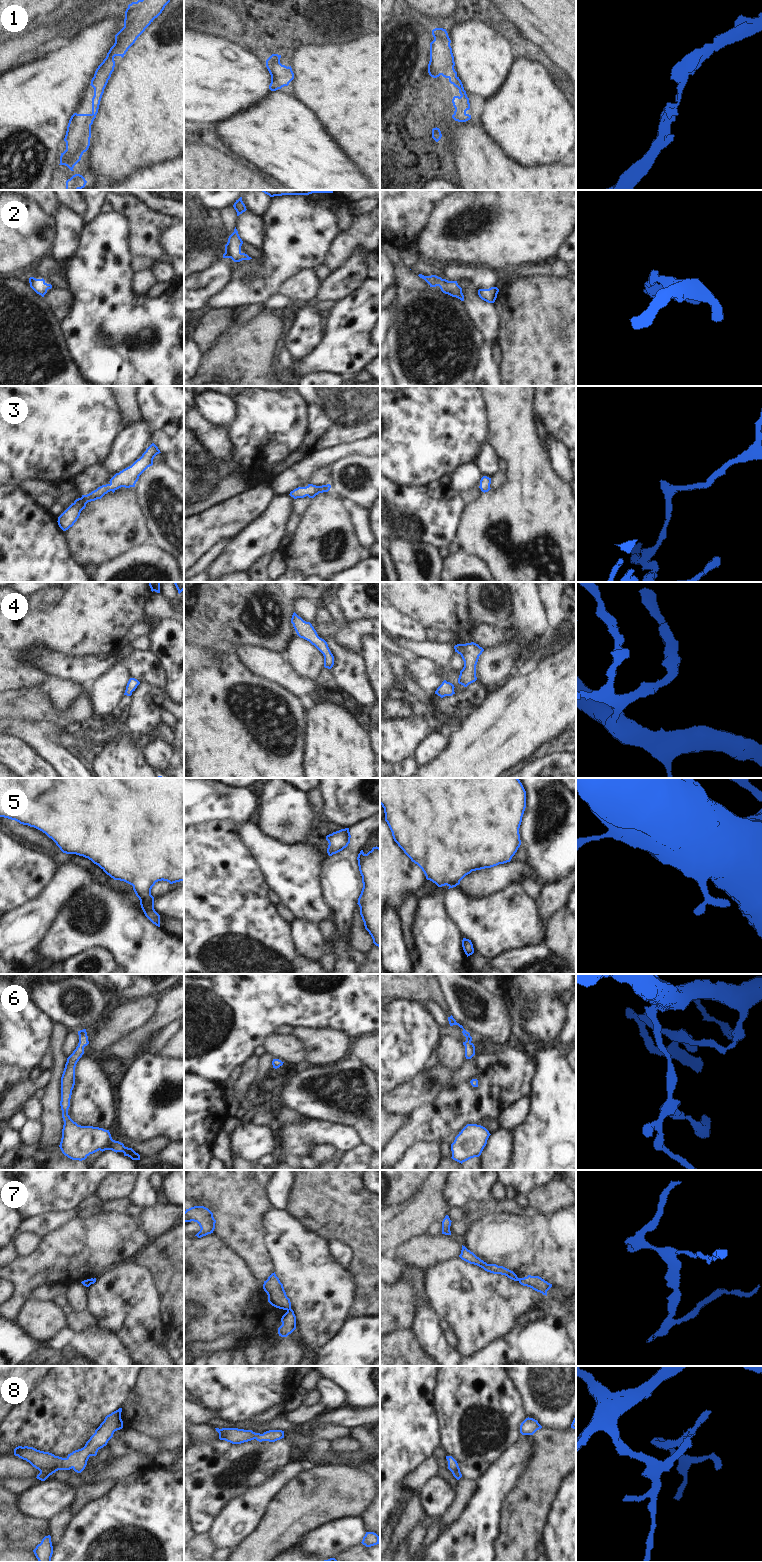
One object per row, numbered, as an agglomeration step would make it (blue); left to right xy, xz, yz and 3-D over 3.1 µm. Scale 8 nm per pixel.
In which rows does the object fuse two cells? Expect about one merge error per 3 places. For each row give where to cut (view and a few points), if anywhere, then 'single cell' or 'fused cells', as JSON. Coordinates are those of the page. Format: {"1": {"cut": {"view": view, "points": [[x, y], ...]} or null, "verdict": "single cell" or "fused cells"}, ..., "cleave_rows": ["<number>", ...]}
{"1": {"cut": null, "verdict": "single cell"}, "2": {"cut": null, "verdict": "single cell"}, "3": {"cut": null, "verdict": "single cell"}, "4": {"cut": null, "verdict": "single cell"}, "5": {"cut": null, "verdict": "single cell"}, "6": {"cut": null, "verdict": "single cell"}, "7": {"cut": {"view": "xz", "points": [[290, 1308], [287, 1310]]}, "verdict": "fused cells"}, "8": {"cut": null, "verdict": "single cell"}, "cleave_rows": ["7"]}

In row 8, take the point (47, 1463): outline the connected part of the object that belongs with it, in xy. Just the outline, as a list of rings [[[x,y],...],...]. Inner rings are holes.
[[[119,1408],[107,1415],[85,1446],[68,1454],[66,1458],[28,1446],[16,1447],[14,1455],[38,1469],[40,1473],[36,1478],[41,1481],[45,1481],[58,1470],[73,1469],[75,1472],[81,1473],[85,1469],[89,1457],[96,1456],[98,1450],[107,1445],[114,1432],[123,1428],[121,1412],[122,1408]]]

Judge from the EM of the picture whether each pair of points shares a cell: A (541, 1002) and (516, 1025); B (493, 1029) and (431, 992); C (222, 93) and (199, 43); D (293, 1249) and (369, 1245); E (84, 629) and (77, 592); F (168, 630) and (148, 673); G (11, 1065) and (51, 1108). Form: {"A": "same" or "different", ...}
{"A": "different", "B": "different", "C": "same", "D": "different", "E": "same", "F": "different", "G": "different"}

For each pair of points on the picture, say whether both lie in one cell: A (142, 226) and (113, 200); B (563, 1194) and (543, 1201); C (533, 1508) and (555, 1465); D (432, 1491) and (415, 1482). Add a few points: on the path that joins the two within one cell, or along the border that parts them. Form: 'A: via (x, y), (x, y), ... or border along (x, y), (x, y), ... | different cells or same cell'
A: via (135, 219), (120, 207) | same cell
B: via (558, 1195), (548, 1200) | same cell
C: via (534, 1497), (545, 1476) | same cell
D: border along (437, 1475), (432, 1477), (419, 1491) | different cells

